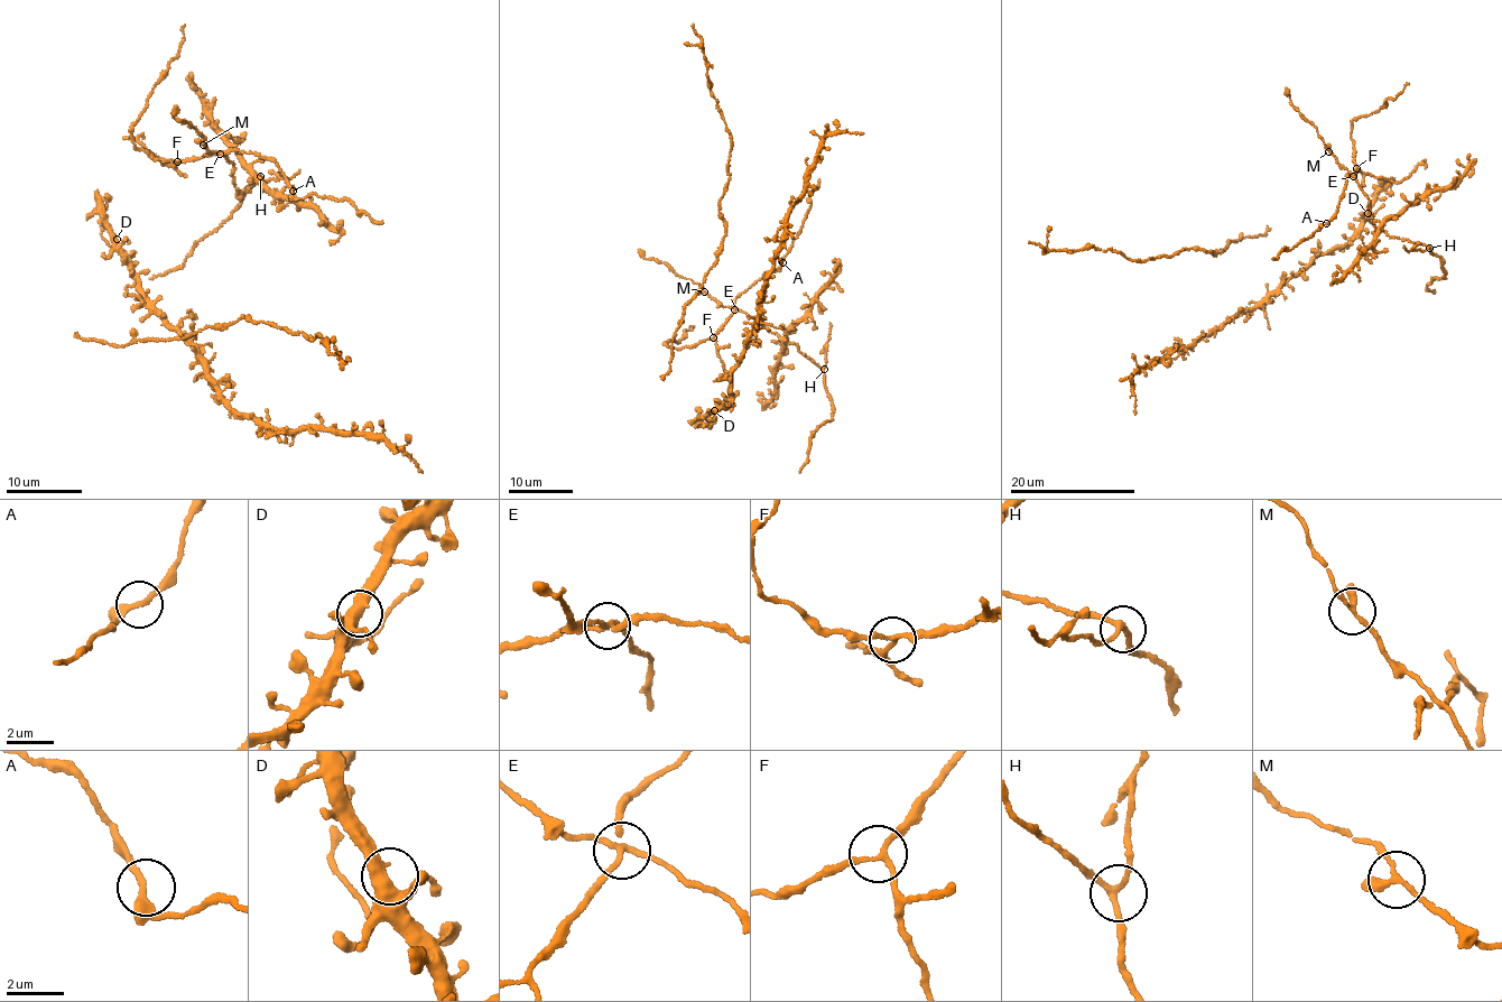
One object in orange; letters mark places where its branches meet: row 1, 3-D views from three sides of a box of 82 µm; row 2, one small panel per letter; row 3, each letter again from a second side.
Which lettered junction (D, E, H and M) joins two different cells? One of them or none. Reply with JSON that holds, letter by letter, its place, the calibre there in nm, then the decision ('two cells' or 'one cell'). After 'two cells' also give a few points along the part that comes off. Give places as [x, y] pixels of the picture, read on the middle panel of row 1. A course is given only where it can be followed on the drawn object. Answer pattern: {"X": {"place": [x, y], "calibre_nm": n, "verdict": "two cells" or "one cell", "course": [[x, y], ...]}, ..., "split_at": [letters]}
{"D": {"place": [714, 410], "calibre_nm": 420, "verdict": "one cell"}, "E": {"place": [734, 309], "calibre_nm": 200, "verdict": "two cells", "course": [[735, 309], [713, 337], [680, 349], [664, 344], [678, 342], [684, 330], [692, 326]]}, "H": {"place": [824, 369], "calibre_nm": 200, "verdict": "one cell"}, "M": {"place": [704, 291], "calibre_nm": 220, "verdict": "one cell"}, "split_at": ["E"]}

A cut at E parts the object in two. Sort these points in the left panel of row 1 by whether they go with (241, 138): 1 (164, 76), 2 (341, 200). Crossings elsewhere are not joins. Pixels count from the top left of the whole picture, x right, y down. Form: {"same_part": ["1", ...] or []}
{"same_part": []}

